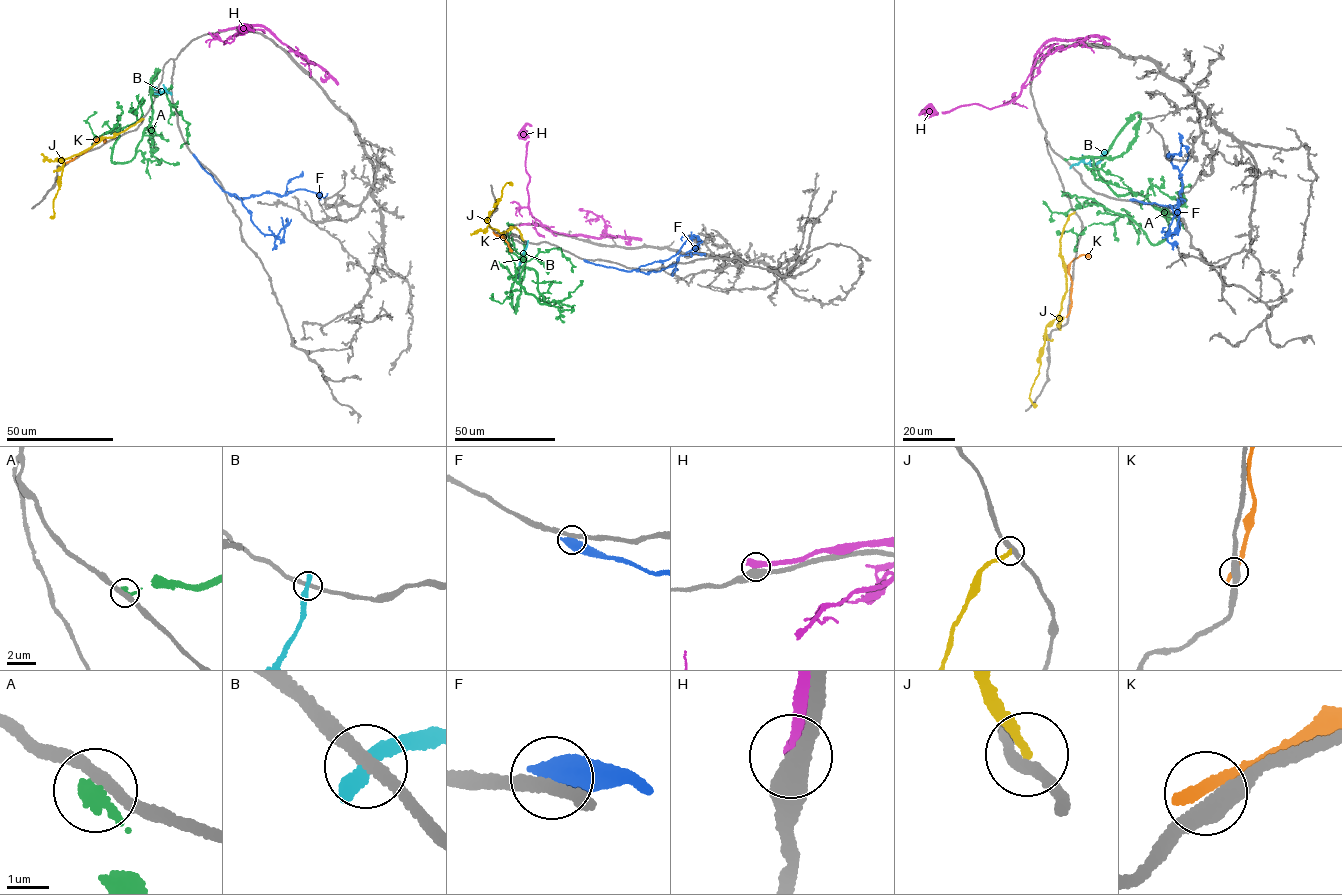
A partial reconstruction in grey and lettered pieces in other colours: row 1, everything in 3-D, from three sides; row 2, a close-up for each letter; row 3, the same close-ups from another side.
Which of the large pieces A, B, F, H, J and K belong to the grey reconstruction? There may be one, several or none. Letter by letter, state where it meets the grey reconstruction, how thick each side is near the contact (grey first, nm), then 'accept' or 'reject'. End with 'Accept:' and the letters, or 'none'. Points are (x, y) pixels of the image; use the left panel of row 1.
A: contact (171, 86); calibres 300 and 360 nm; reject
B: contact (171, 93); calibres 280 and 440 nm; reject
F: contact (194, 155); calibres 280 and 650 nm; reject
H: contact (220, 30); calibres 500 and 500 nm; reject
J: contact (143, 119); calibres 280 and 220 nm; reject
K: contact (66, 163); calibres 440 and 360 nm; reject
Accept: none

